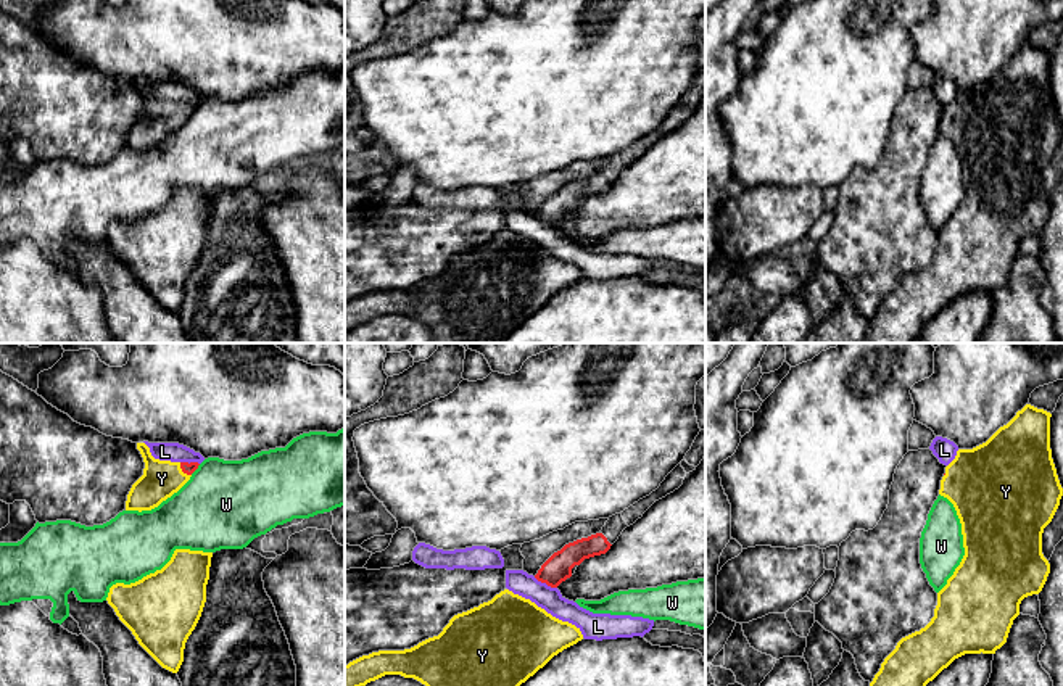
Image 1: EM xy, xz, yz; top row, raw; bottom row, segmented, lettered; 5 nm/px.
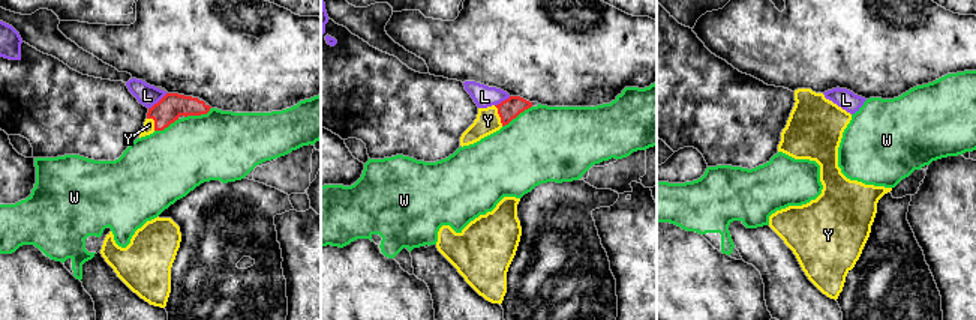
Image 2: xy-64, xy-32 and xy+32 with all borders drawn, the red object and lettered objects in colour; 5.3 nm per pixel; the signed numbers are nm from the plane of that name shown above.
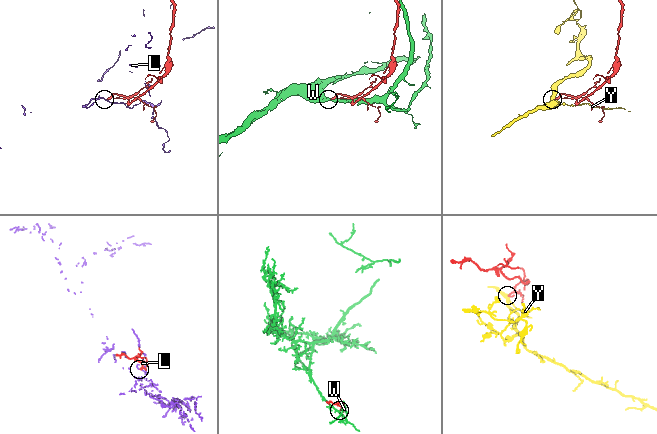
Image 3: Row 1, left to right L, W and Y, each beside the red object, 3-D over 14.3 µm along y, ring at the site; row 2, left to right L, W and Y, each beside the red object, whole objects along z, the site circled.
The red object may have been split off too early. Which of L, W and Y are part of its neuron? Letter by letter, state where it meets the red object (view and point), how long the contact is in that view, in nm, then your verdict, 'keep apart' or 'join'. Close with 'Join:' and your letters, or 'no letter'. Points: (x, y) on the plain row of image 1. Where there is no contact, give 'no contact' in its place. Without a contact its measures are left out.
L: xz (545, 221) | 130 nm | keep apart
W: xy (195, 108) | 80 nm | keep apart
Y: xy (182, 110) | 90 nm | join
Join: Y

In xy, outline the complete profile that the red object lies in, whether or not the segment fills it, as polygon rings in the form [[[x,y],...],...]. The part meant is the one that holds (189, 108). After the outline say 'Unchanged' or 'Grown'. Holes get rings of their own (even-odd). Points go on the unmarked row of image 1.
[[[137,82],[145,108],[143,114],[132,124],[126,150],[151,150],[177,132],[198,108],[198,101],[171,101],[155,98],[145,82]]]. Grown

